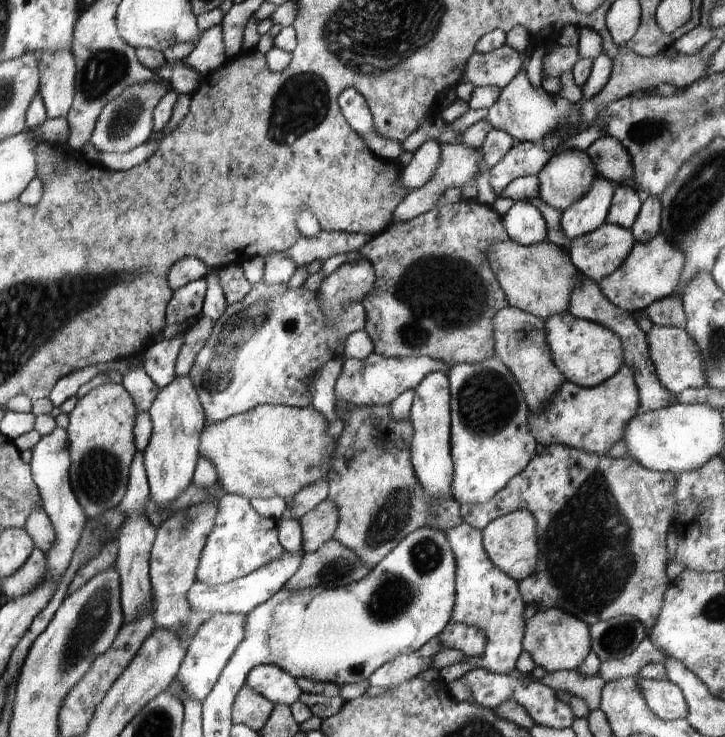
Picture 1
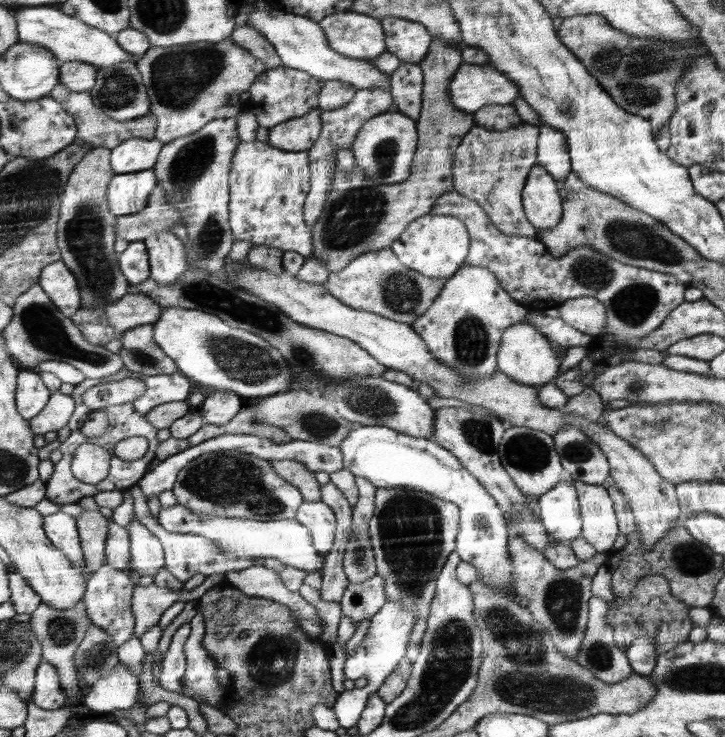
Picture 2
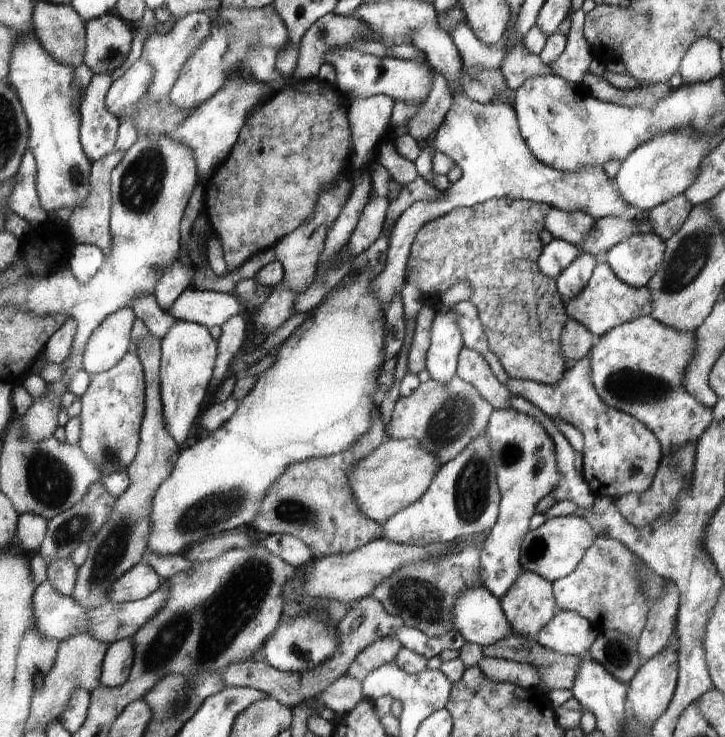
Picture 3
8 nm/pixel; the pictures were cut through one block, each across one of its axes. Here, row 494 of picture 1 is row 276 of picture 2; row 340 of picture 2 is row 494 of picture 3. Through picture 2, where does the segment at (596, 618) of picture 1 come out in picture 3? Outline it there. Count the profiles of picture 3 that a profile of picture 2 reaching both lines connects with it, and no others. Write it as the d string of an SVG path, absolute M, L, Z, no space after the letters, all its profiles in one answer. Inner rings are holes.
M590 356L573 362L566 370L565 378L558 385L542 384L512 377L508 377L506 385L512 395L530 401L552 420L571 424L580 430L584 441L583 467L580 473L595 499L608 497L616 502L617 499L627 494L637 496L646 492L656 480L657 470L660 468L662 459L660 440L641 420L634 418L626 411L619 411L611 407L599 397L593 382Z

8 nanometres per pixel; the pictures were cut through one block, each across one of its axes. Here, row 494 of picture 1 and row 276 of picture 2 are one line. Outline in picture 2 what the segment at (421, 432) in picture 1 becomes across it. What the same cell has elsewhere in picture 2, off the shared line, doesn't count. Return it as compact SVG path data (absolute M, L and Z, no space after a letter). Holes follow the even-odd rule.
M428 213L417 218L416 222L410 223L389 248L393 249L407 268L430 278L448 279L465 265L470 246L472 238L469 236L468 228L458 217Z

